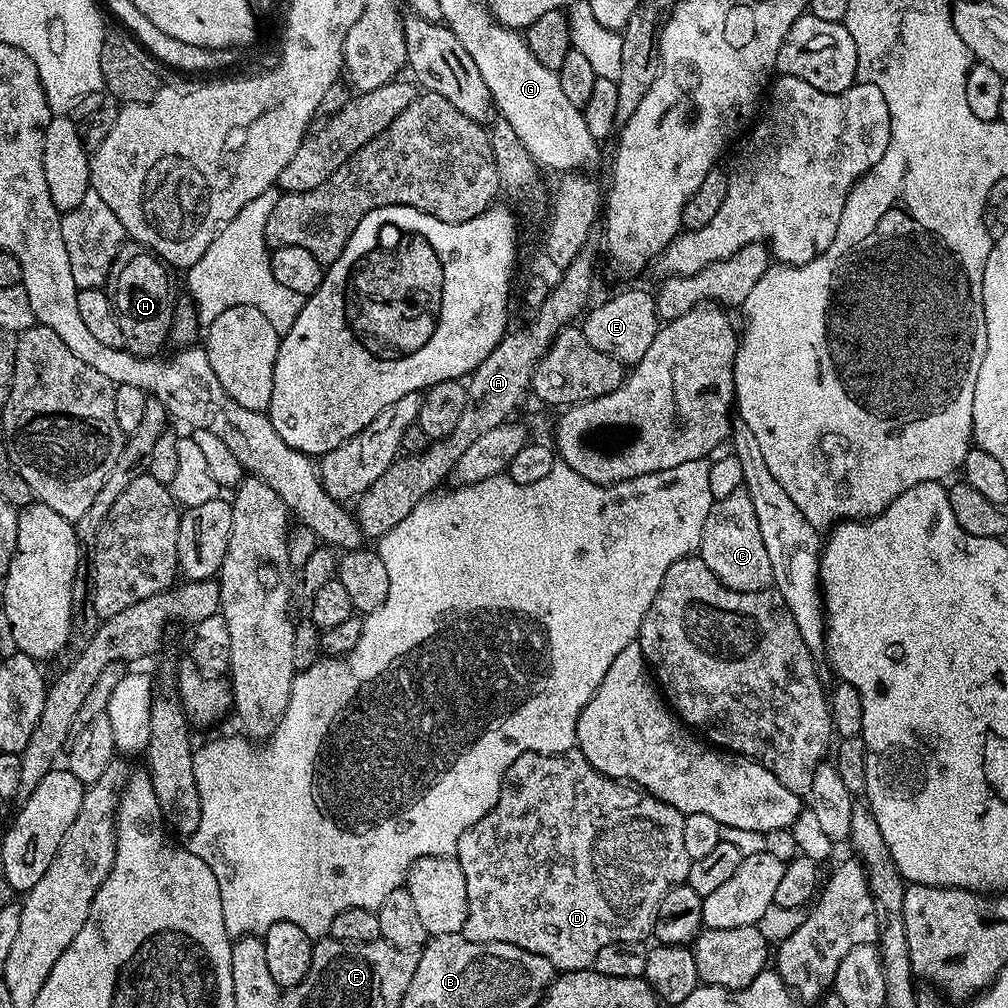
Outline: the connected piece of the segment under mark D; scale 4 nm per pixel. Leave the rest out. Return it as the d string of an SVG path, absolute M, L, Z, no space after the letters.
M579 750L563 752L557 756L527 752L514 758L514 762L506 770L503 782L498 786L494 806L458 838L455 860L461 864L462 874L465 875L468 899L468 913L462 935L470 942L510 942L534 954L542 954L542 958L546 958L551 962L553 969L560 972L591 969L594 958L598 950L602 950L602 946L610 946L614 942L647 941L647 936L653 935L652 927L662 898L675 884L683 884L688 879L690 861L686 854L686 845L682 842L684 817L685 813L662 802L657 796L651 796L643 788L603 776L598 770L594 770L594 766L590 766L590 762L586 762Z

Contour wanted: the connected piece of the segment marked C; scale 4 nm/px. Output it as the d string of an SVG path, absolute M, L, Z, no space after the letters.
M746 490L712 501L698 555L730 590L762 592L772 584L770 554L766 554L766 542L762 542L762 530L758 530L758 517L754 515L754 506Z

